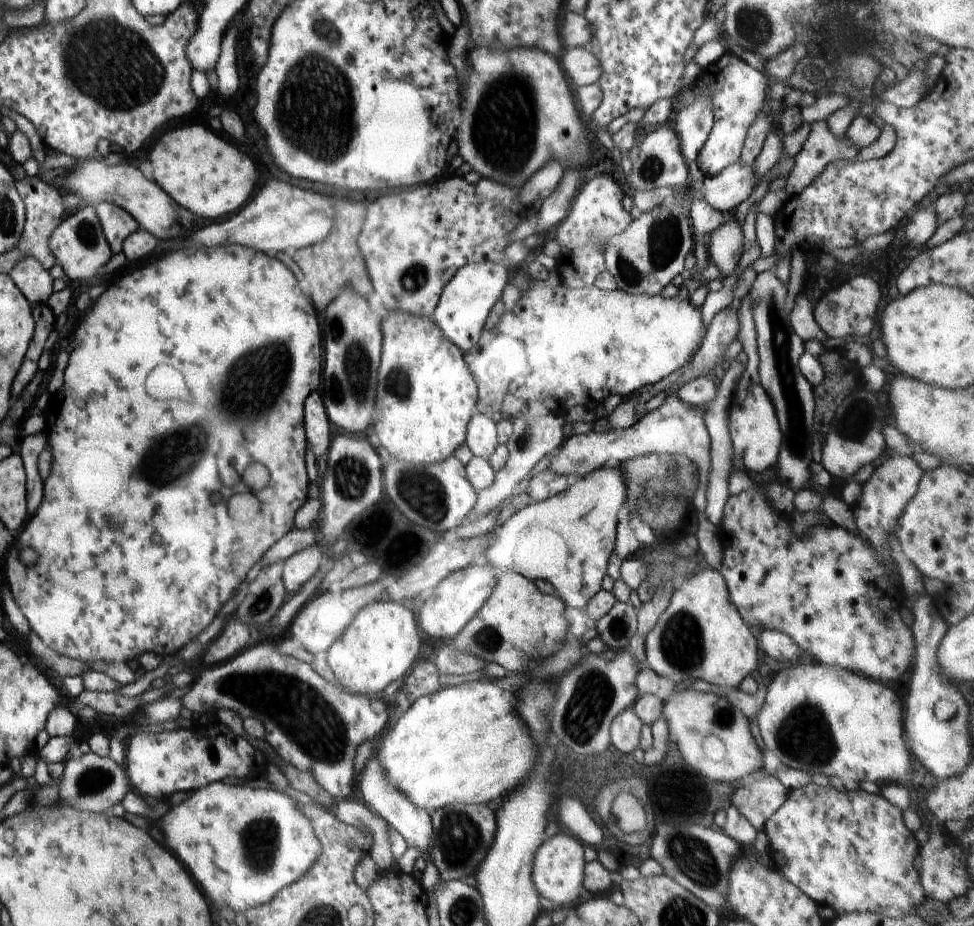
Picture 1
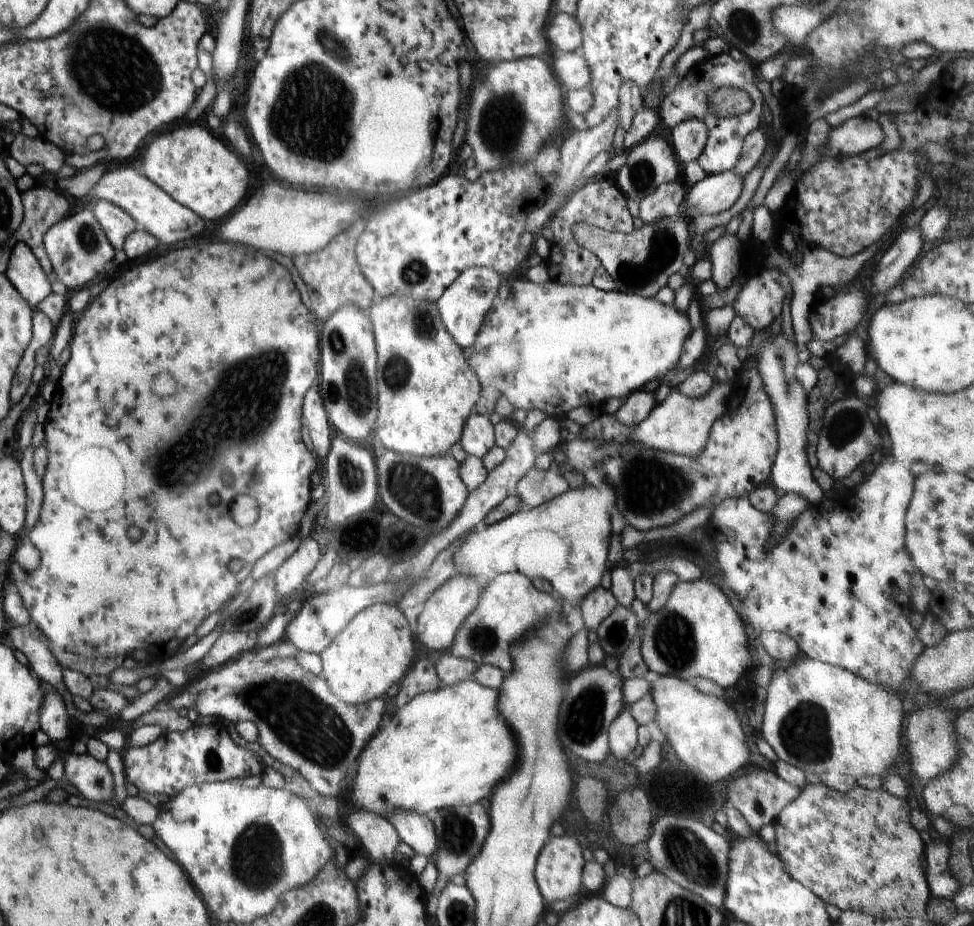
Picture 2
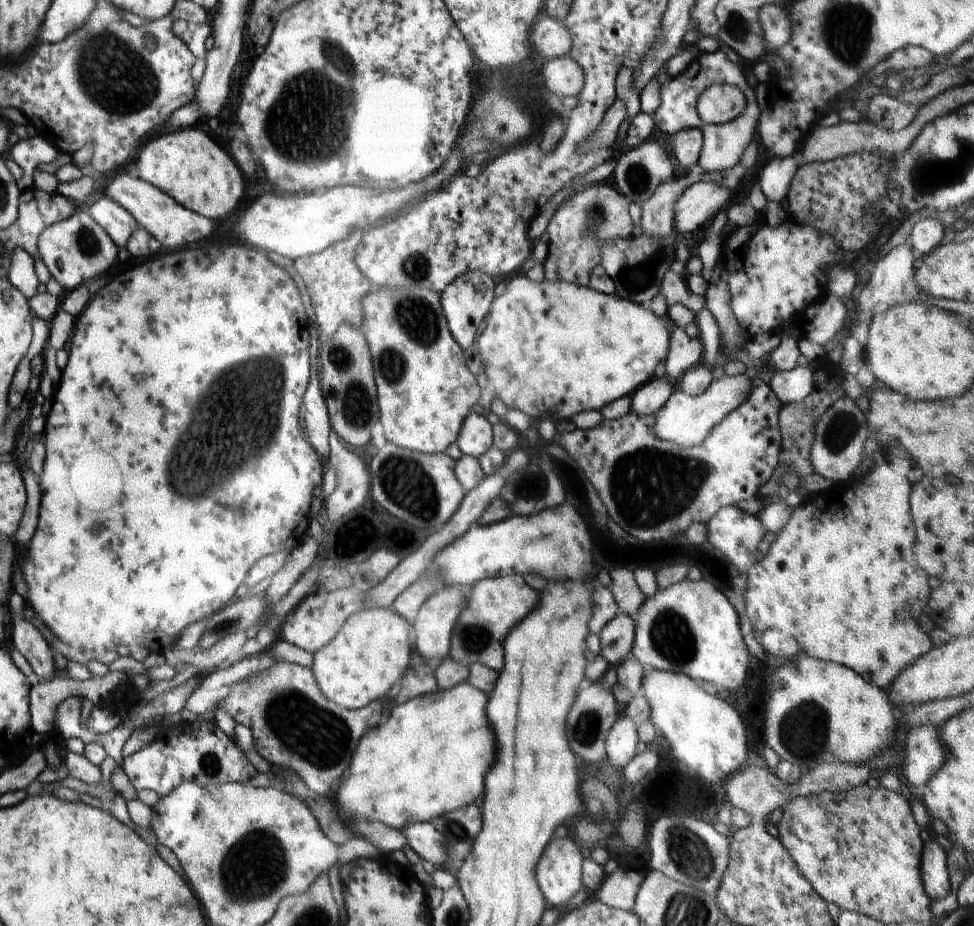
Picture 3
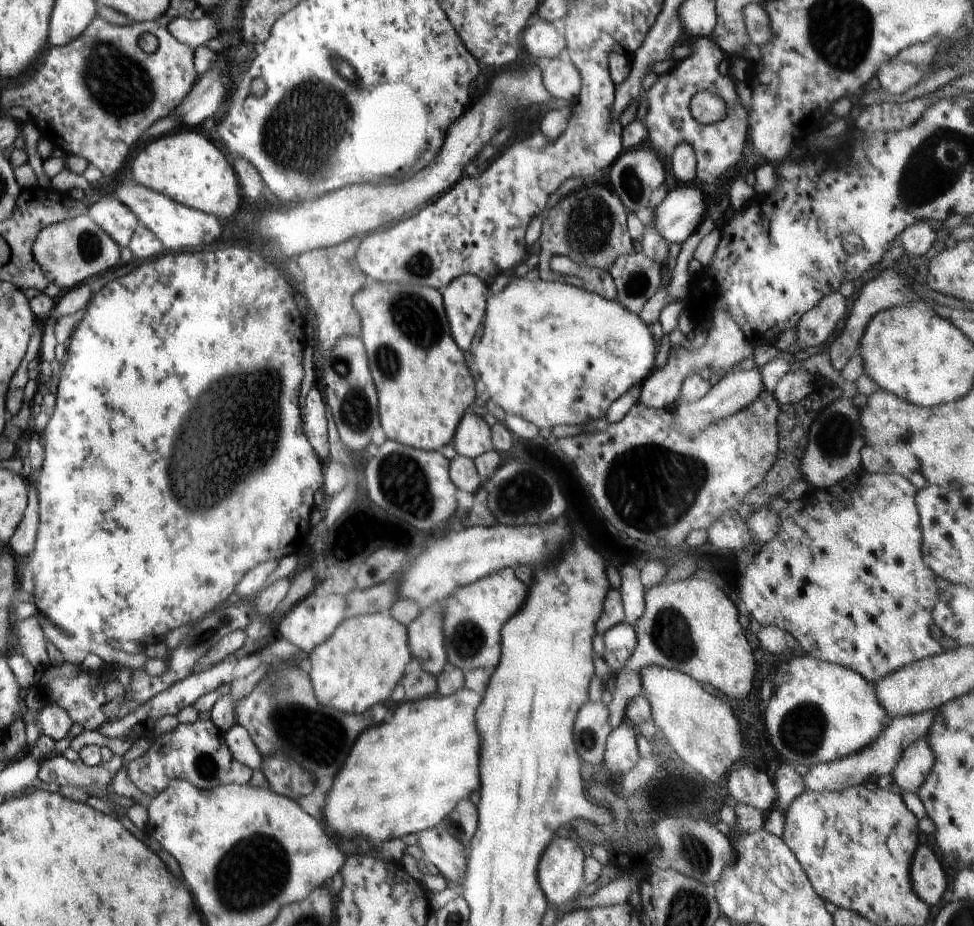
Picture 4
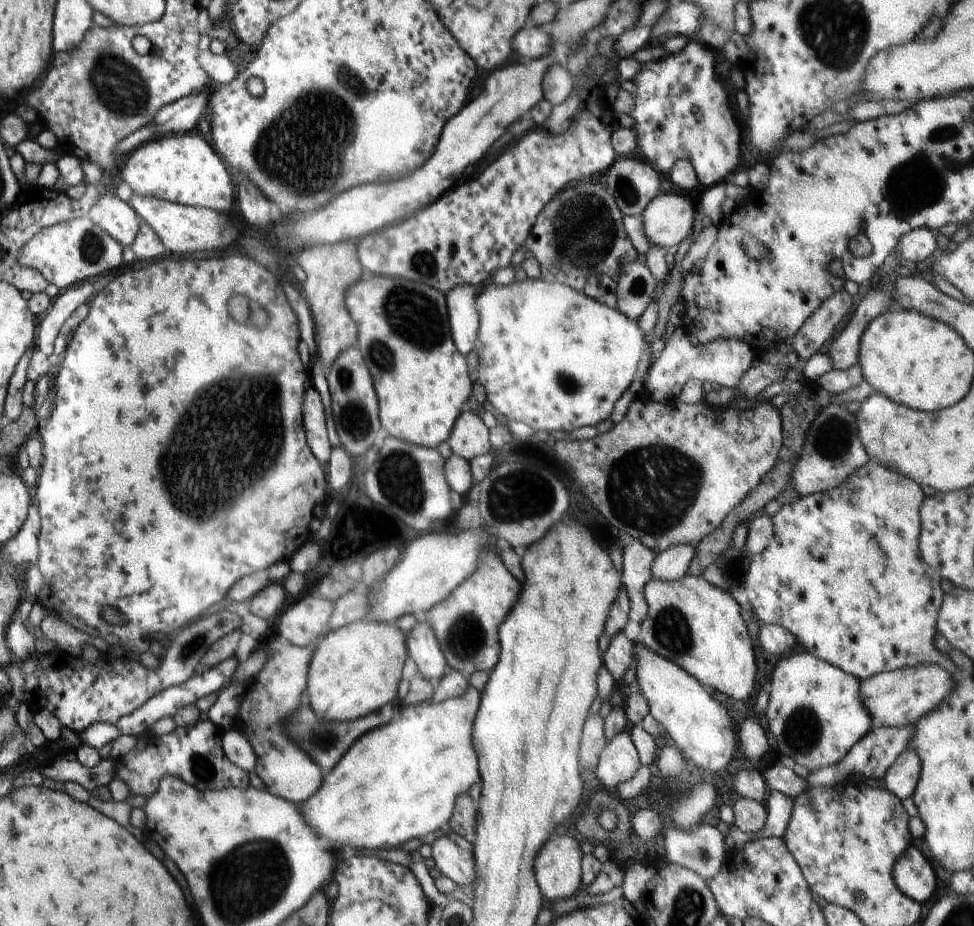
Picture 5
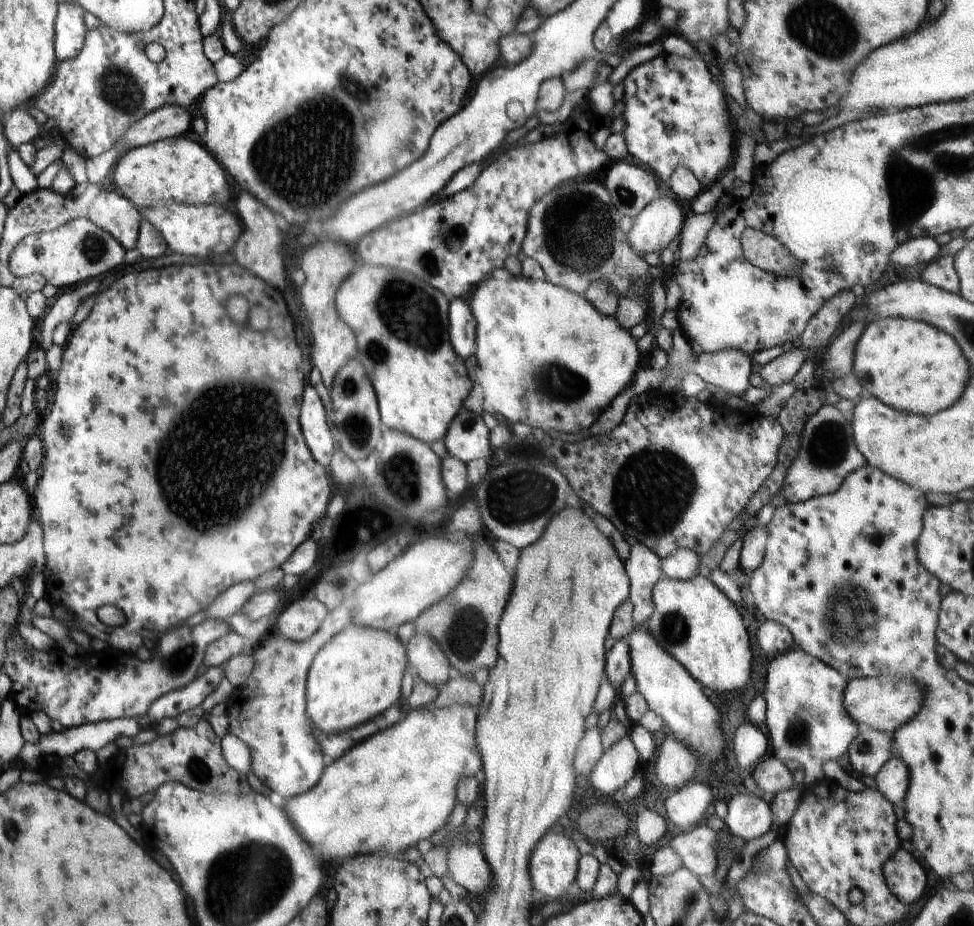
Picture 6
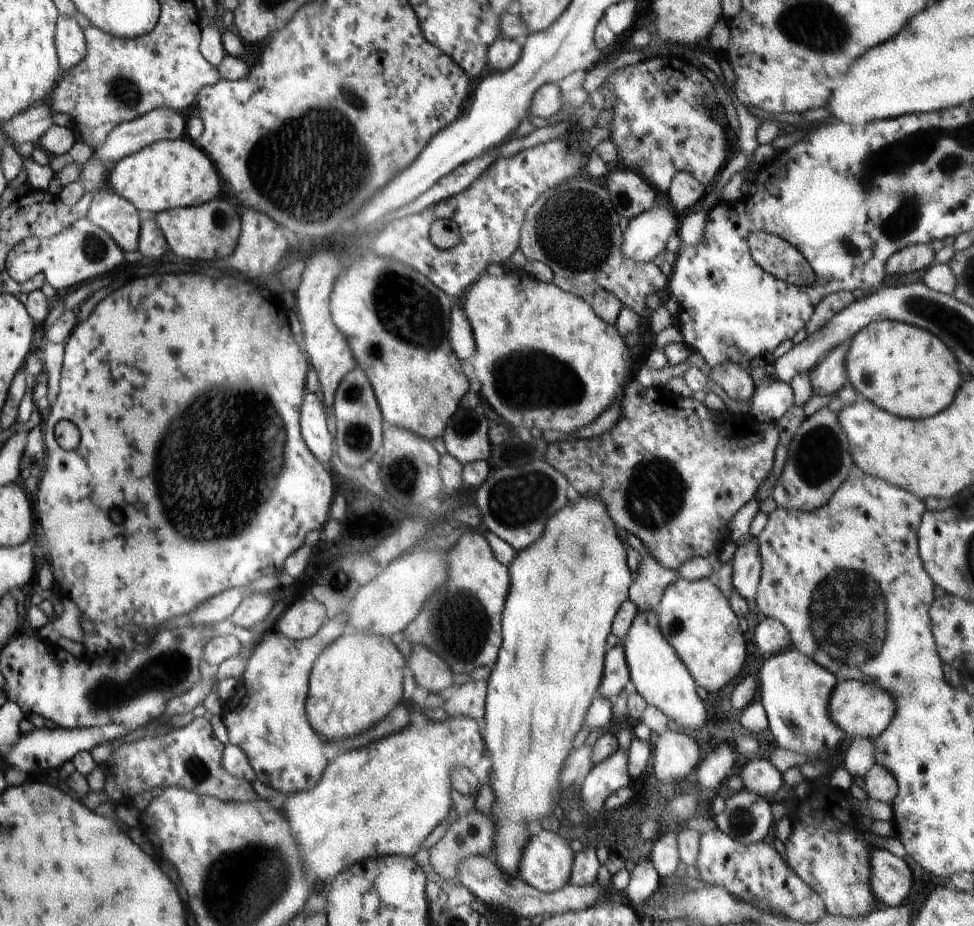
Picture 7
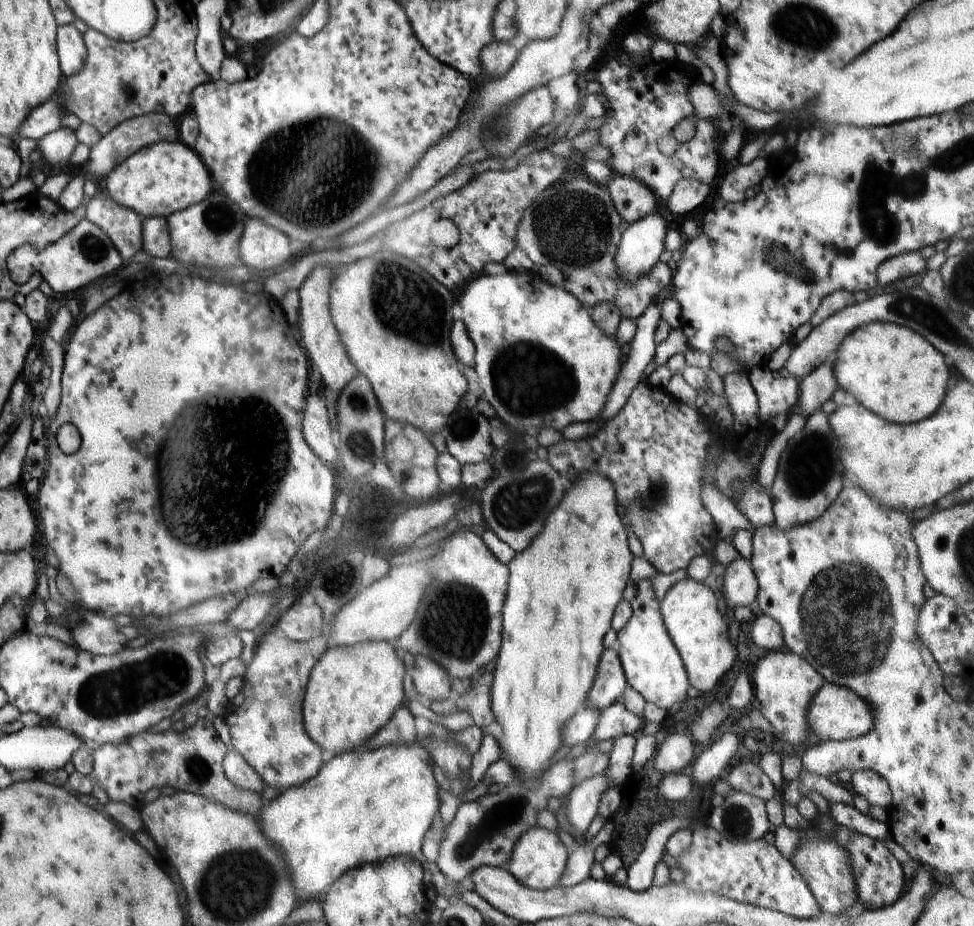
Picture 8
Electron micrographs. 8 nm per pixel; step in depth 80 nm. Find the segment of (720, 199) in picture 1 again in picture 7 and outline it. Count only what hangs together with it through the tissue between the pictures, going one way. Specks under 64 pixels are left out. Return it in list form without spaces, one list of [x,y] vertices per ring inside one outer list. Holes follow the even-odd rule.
[[[655,205],[631,219],[623,232],[622,254],[634,262],[651,262],[666,249],[670,236],[678,232],[677,212]]]

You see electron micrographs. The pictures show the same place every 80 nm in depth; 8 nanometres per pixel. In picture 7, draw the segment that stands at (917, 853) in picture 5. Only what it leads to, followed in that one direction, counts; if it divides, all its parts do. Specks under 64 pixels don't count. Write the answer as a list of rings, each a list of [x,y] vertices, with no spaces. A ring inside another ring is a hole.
[[[881,847],[873,850],[874,857],[869,858],[869,888],[875,894],[875,901],[879,901],[882,907],[897,907],[904,905],[913,885],[912,872],[907,862],[898,858],[893,853]]]

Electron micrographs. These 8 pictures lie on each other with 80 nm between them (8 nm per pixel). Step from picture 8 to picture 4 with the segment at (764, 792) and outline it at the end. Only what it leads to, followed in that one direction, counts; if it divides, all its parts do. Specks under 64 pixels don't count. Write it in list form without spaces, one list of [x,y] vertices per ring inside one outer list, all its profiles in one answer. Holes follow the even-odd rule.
[[[781,762],[781,765],[773,774],[773,786],[777,791],[775,804],[776,808],[783,813],[787,812],[791,802],[800,796],[806,787],[804,786],[803,776],[795,769],[794,766]]]

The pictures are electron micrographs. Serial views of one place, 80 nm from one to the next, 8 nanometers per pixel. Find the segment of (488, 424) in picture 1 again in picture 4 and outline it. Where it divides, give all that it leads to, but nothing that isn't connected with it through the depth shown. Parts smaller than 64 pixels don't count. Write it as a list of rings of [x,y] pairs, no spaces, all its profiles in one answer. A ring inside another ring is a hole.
[[[466,410],[458,423],[454,438],[451,440],[458,455],[472,460],[493,448],[491,428],[483,417]]]

